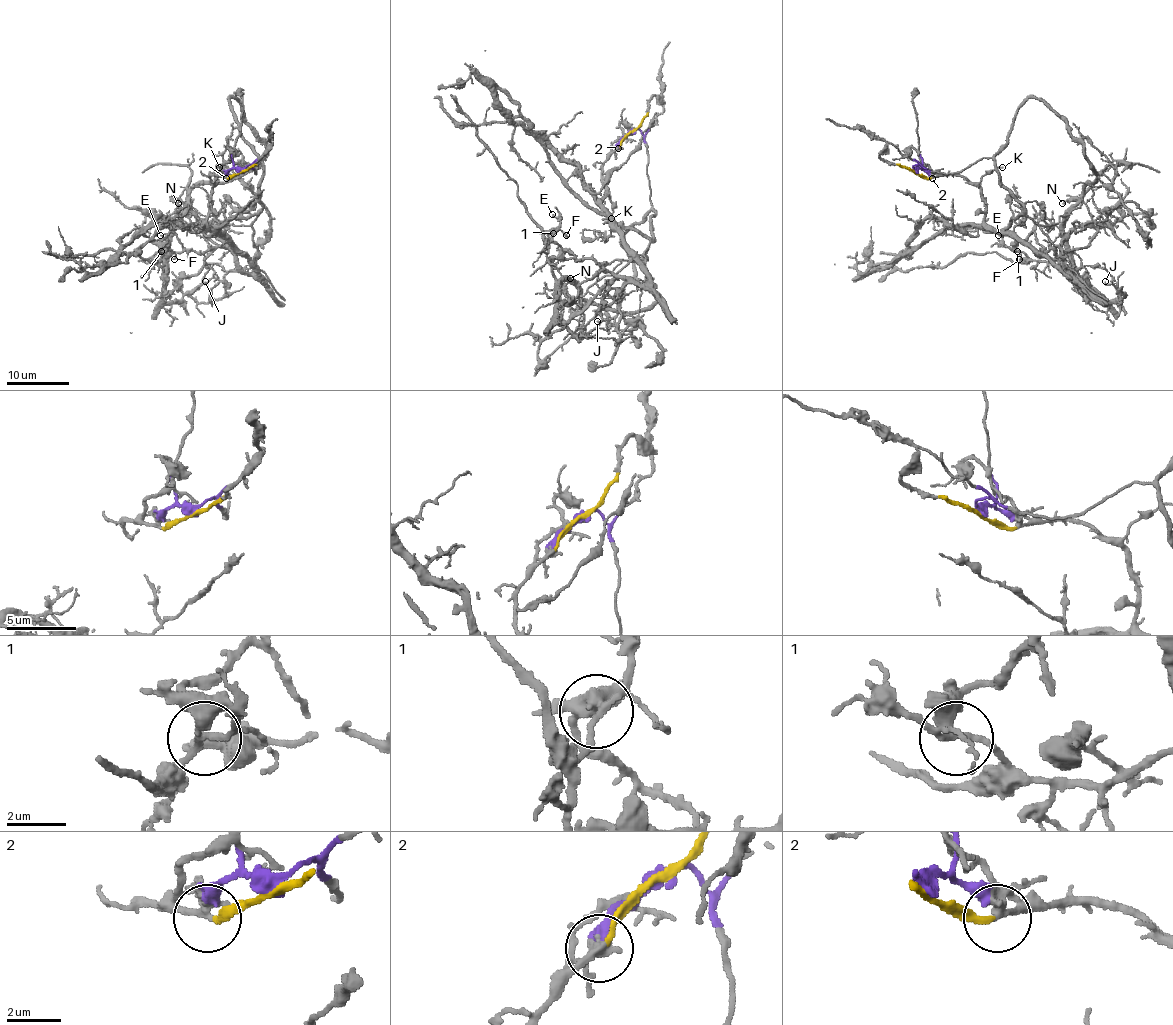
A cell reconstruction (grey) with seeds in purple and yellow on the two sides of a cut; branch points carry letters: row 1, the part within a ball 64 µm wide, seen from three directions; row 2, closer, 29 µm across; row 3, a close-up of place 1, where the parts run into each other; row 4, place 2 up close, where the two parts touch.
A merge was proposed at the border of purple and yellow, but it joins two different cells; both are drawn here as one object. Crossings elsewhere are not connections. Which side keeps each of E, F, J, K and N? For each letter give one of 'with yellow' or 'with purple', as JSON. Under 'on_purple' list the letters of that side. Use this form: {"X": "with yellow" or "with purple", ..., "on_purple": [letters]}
{"E": "with purple", "F": "with purple", "J": "with purple", "K": "with yellow", "N": "with purple", "on_purple": ["E", "F", "J", "N"]}

